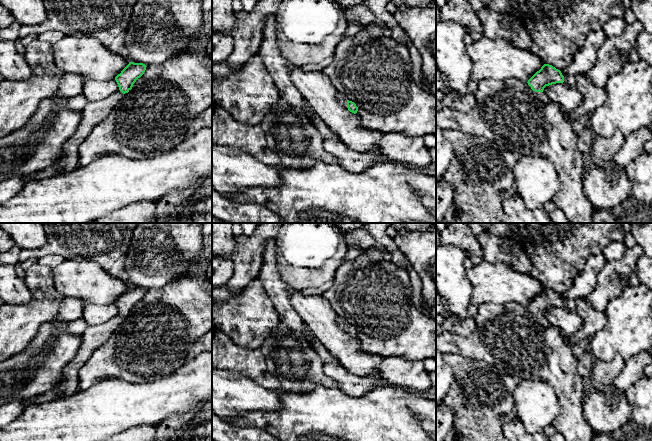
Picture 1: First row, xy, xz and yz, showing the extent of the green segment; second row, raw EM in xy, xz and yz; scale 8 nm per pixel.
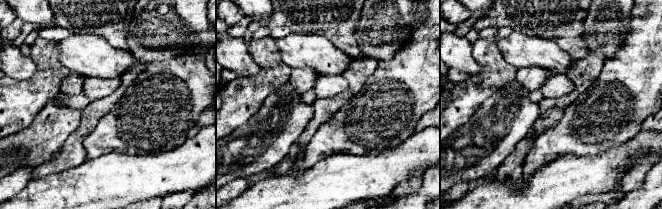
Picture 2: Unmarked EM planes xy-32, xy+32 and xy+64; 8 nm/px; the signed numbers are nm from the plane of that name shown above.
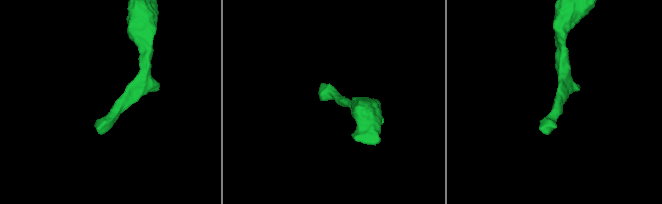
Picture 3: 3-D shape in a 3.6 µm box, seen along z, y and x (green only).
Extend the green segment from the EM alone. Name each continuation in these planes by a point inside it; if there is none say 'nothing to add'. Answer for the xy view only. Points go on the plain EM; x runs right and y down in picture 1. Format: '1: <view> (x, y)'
1: xy (94, 336)

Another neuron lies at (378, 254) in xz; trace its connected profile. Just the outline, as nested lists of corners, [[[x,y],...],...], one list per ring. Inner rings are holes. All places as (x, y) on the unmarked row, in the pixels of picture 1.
[[[381,247],[379,249],[370,248],[367,250],[363,250],[361,253],[375,260],[384,260],[390,257],[389,252],[384,247]]]

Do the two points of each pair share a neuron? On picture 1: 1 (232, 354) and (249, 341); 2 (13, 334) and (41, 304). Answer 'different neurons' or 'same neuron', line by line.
1: different neurons
2: same neuron

